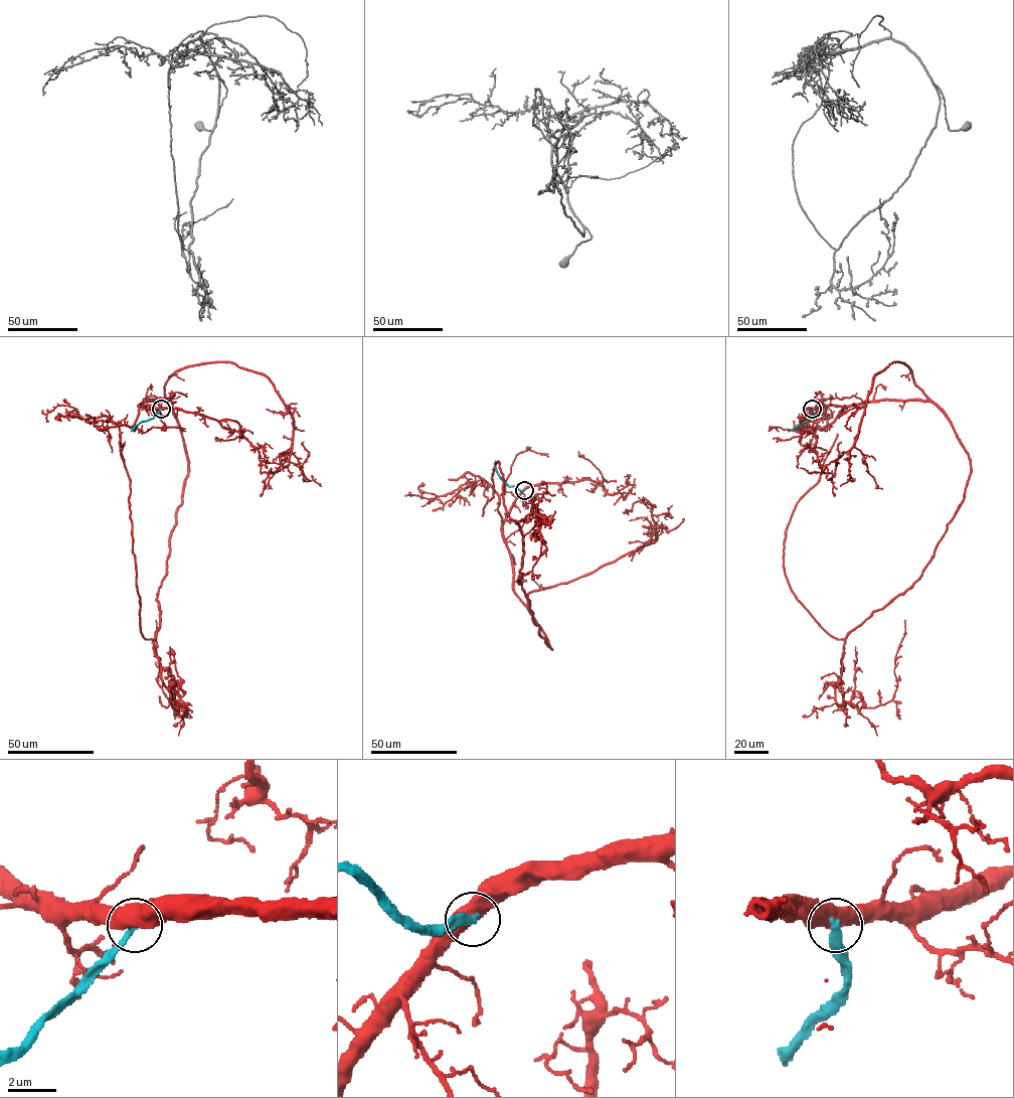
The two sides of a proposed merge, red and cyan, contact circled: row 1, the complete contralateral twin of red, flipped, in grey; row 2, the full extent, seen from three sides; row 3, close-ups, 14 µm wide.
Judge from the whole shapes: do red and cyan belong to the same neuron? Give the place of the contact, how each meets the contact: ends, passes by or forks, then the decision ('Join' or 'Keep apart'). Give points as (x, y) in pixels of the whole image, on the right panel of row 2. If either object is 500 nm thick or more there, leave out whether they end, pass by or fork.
Place: (812, 409). Keep apart

